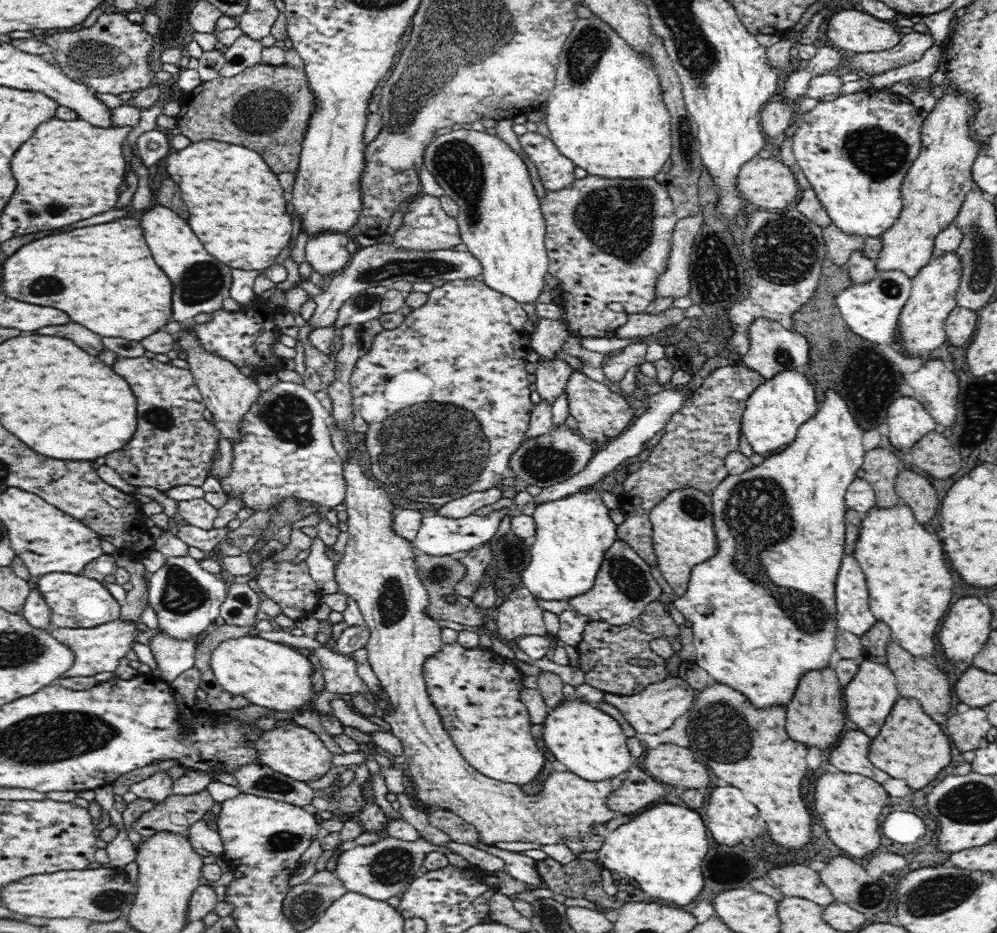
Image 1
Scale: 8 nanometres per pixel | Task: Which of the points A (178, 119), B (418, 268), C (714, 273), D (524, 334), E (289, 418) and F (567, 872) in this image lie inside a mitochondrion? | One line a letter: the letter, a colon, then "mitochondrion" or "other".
A: other
B: mitochondrion
C: mitochondrion
D: other
E: mitochondrion
F: other

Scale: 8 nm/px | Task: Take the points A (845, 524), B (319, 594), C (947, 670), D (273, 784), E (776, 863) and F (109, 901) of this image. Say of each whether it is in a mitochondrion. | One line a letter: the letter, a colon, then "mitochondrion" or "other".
A: other
B: other
C: other
D: mitochondrion
E: other
F: mitochondrion

